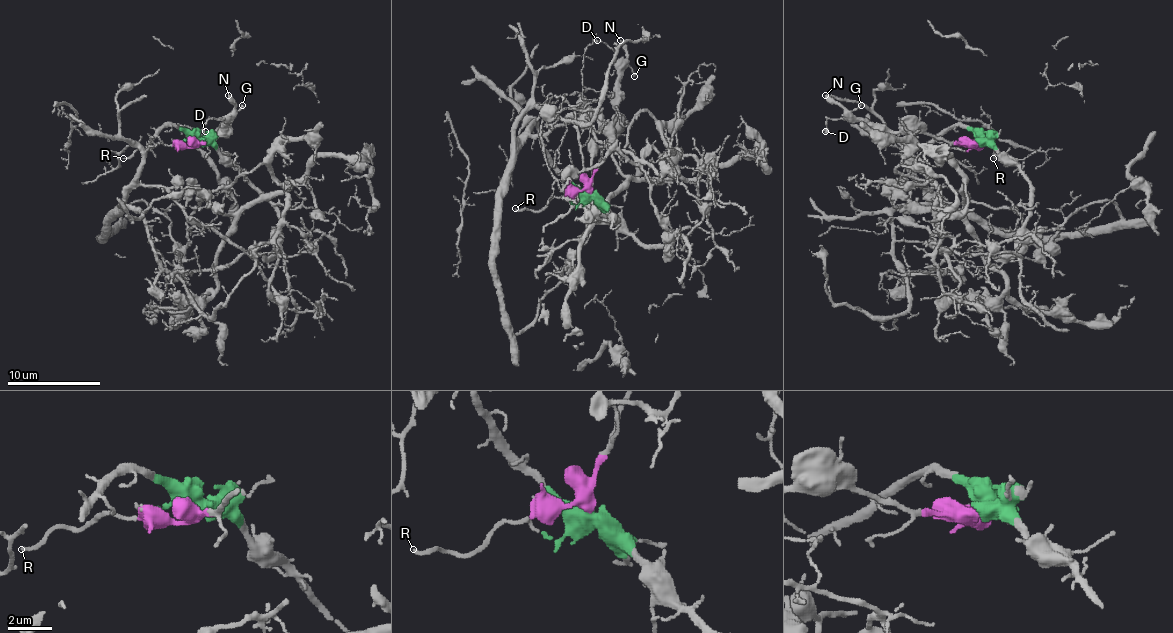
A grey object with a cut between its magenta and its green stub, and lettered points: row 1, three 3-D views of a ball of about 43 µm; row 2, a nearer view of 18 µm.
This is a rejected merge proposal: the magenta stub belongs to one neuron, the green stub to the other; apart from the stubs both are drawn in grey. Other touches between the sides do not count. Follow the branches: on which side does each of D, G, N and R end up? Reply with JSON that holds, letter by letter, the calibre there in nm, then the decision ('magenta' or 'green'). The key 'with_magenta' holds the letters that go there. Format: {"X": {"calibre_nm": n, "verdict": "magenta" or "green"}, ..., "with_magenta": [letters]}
{"D": {"calibre_nm": 170, "verdict": "magenta"}, "G": {"calibre_nm": 140, "verdict": "magenta"}, "N": {"calibre_nm": 360, "verdict": "magenta"}, "R": {"calibre_nm": 170, "verdict": "magenta"}, "with_magenta": ["D", "G", "N", "R"]}

